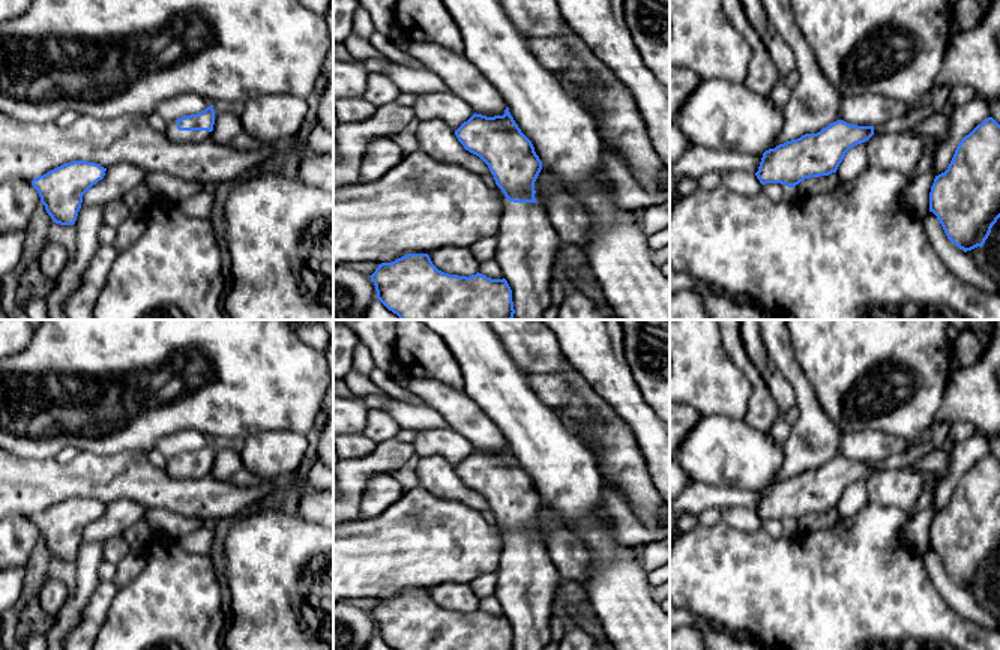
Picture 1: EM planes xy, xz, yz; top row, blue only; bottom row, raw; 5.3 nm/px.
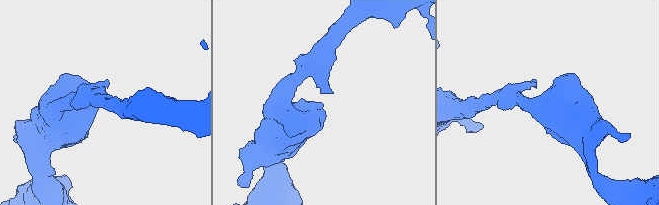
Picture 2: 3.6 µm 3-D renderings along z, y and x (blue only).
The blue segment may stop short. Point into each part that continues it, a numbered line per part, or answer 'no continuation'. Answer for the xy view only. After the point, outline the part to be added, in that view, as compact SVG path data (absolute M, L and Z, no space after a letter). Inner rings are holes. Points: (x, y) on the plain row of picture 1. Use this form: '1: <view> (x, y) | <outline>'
1: xy (176, 472) | M177 458L168 459L165 470L173 479L200 479L212 473L209 467L179 467Z

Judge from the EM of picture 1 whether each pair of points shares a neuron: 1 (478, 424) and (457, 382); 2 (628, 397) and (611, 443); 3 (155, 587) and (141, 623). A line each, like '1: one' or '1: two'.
1: two
2: two
3: one

